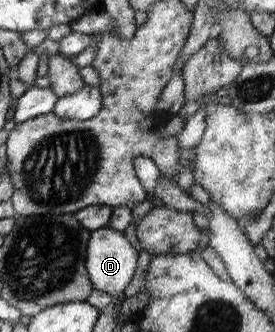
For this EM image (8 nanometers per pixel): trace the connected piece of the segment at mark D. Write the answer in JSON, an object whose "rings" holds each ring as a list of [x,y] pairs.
{"rings":[[[104,227],[91,231],[87,242],[87,256],[85,266],[92,286],[100,292],[110,294],[114,304],[120,308],[124,296],[124,289],[136,274],[137,260],[139,253],[136,248],[126,239],[123,232],[114,228]]]}

